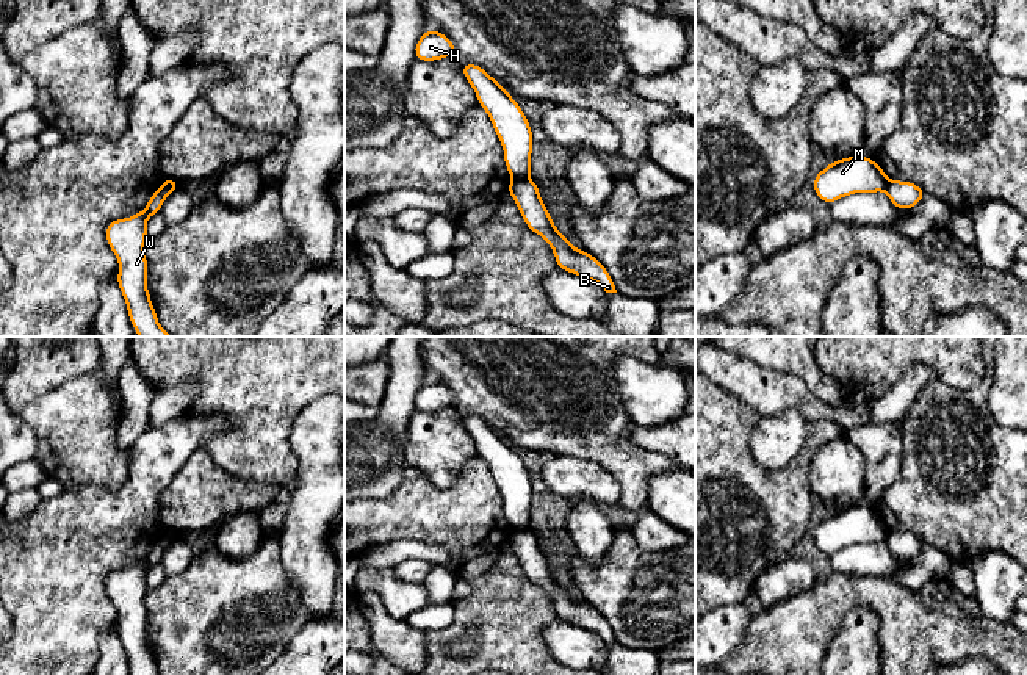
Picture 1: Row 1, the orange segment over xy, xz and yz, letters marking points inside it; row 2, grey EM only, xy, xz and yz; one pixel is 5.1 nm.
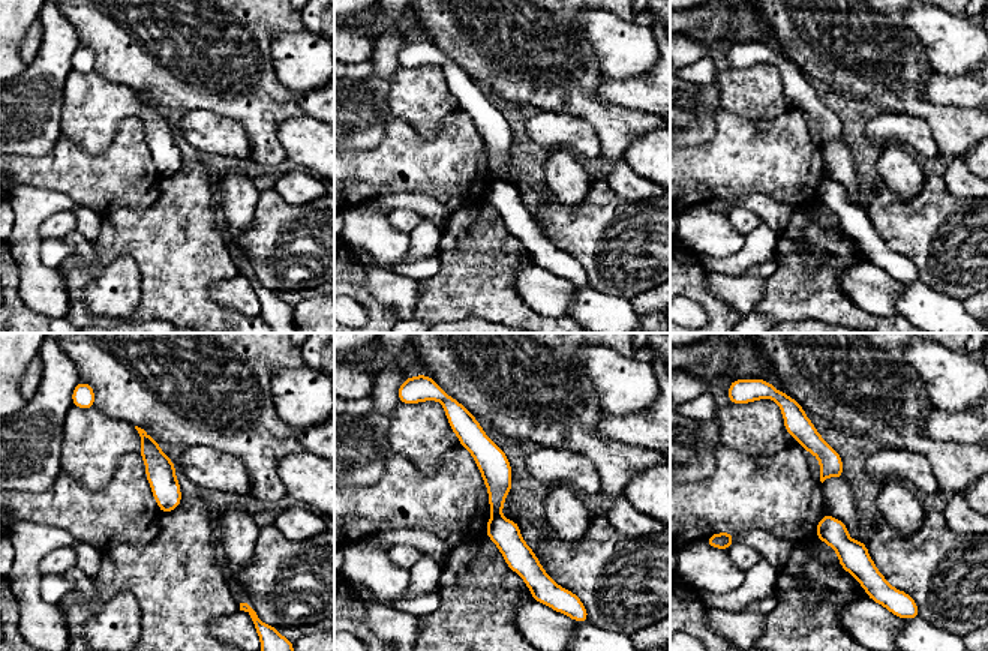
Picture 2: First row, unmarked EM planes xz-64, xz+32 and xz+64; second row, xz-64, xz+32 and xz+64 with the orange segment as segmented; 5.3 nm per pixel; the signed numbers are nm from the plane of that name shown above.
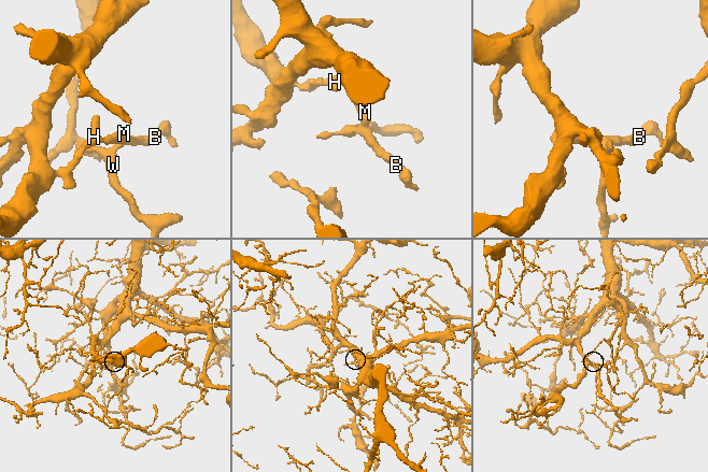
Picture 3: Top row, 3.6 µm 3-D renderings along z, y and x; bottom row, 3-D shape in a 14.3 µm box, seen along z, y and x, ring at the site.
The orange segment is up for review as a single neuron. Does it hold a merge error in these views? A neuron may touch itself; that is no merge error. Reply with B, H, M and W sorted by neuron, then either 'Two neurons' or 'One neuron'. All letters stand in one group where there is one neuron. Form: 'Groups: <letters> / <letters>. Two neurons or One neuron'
Groups: B W / H M. Two neurons

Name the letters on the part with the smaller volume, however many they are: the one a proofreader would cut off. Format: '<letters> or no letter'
B, W

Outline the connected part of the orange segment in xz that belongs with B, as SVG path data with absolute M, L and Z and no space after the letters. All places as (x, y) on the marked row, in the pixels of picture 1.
M512 179L507 186L526 226L546 240L560 269L596 282L606 293L617 293L607 269L589 252L576 249L554 226L535 182Z

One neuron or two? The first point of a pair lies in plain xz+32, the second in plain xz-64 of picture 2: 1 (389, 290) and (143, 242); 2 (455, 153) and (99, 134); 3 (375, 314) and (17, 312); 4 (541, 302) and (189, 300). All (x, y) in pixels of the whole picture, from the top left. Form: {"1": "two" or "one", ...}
{"1": "two", "2": "two", "3": "one", "4": "two"}

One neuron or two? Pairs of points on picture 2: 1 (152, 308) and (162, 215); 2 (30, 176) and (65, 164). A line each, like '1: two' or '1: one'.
1: one
2: one

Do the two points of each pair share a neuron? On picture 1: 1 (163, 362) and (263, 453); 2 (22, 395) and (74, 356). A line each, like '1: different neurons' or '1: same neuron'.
1: same neuron
2: same neuron

